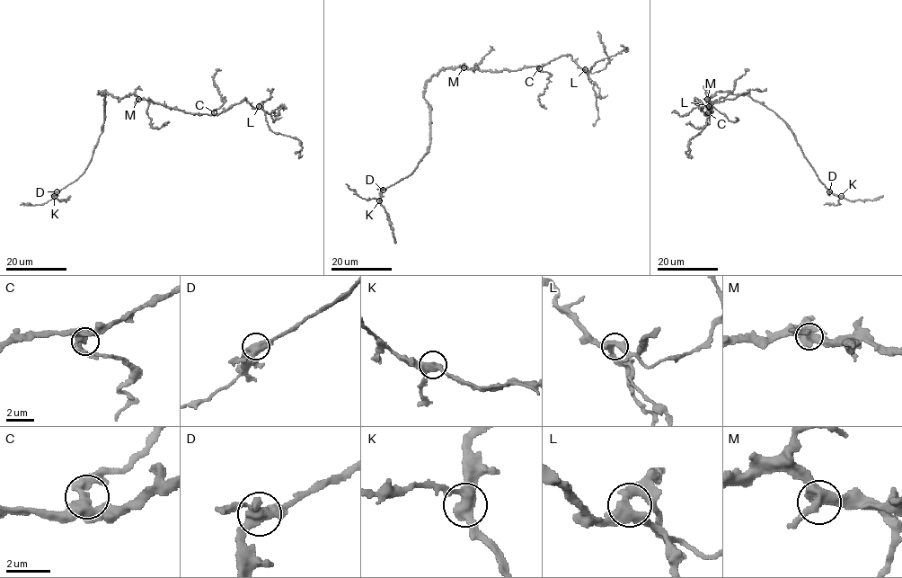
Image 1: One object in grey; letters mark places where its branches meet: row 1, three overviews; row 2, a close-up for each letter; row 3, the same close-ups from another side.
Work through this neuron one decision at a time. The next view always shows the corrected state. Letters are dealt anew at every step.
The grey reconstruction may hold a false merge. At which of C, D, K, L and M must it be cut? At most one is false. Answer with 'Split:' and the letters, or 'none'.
Split: none

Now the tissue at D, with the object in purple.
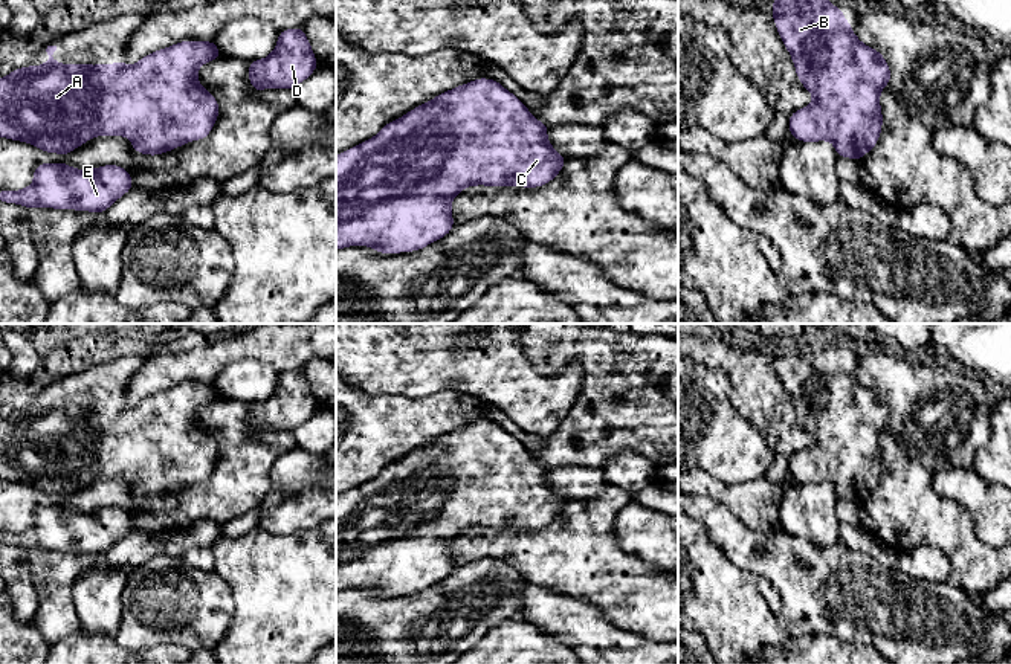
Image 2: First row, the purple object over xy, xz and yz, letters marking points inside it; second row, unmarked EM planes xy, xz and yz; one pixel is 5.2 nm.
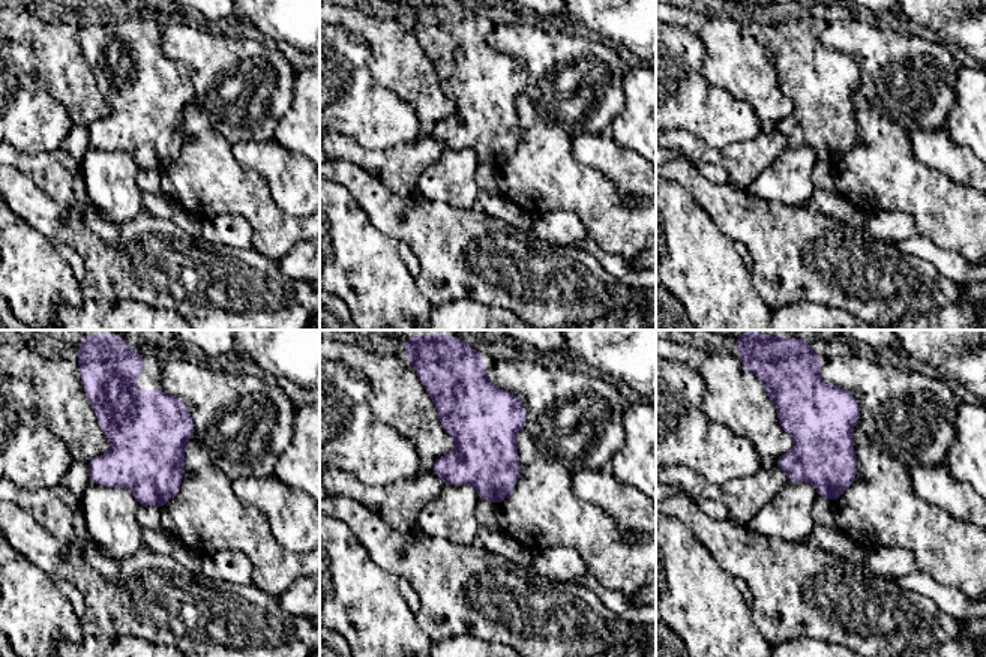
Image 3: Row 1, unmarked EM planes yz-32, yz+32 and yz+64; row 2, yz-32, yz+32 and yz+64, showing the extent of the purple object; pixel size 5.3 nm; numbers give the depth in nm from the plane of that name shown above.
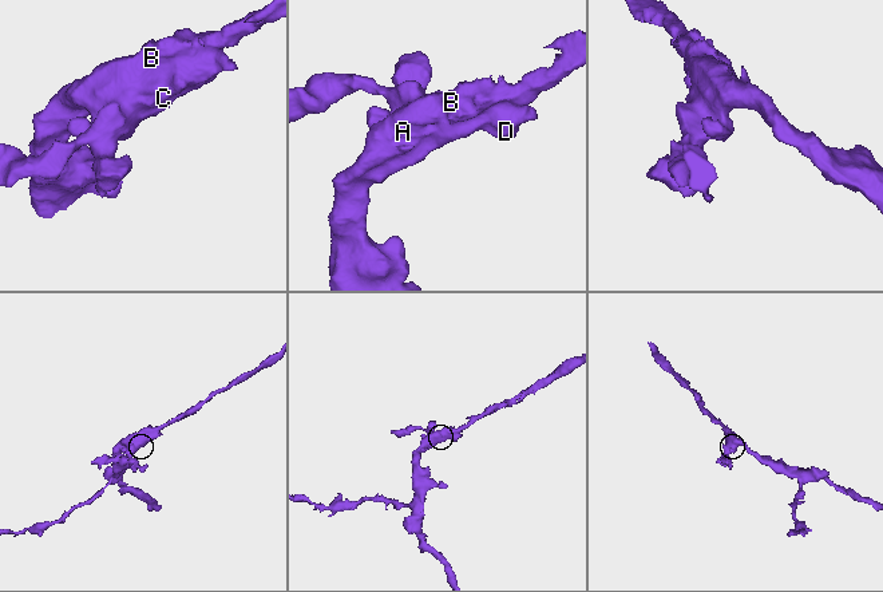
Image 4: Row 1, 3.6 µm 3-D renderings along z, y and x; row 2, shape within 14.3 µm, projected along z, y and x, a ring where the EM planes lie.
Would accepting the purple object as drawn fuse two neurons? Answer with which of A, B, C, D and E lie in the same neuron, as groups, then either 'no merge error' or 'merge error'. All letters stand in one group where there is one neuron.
A B C D E; no merge error

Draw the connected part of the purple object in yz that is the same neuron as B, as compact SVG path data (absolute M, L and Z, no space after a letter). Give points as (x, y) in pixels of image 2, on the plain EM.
M800 324L780 331L771 345L776 371L793 400L797 420L814 438L808 449L790 456L788 475L799 484L831 482L838 499L861 504L880 481L880 434L890 427L890 411L878 392L855 379L851 365L843 360L841 350L828 343L820 331Z

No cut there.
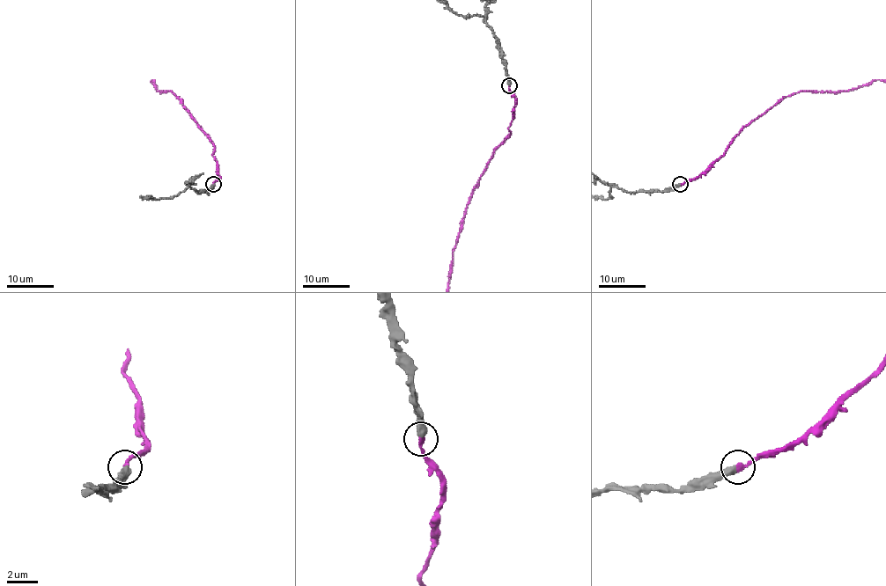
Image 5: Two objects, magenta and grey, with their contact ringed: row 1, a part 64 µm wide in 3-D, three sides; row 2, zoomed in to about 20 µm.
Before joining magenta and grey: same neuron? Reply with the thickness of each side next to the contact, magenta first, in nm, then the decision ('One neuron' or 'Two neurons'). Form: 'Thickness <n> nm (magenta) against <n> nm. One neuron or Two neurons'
Thickness 280 nm (magenta) against 480 nm. One neuron

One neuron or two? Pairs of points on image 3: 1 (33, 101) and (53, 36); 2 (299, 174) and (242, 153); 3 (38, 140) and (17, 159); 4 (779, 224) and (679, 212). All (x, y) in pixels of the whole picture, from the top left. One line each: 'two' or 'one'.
1: two
2: one
3: two
4: two

